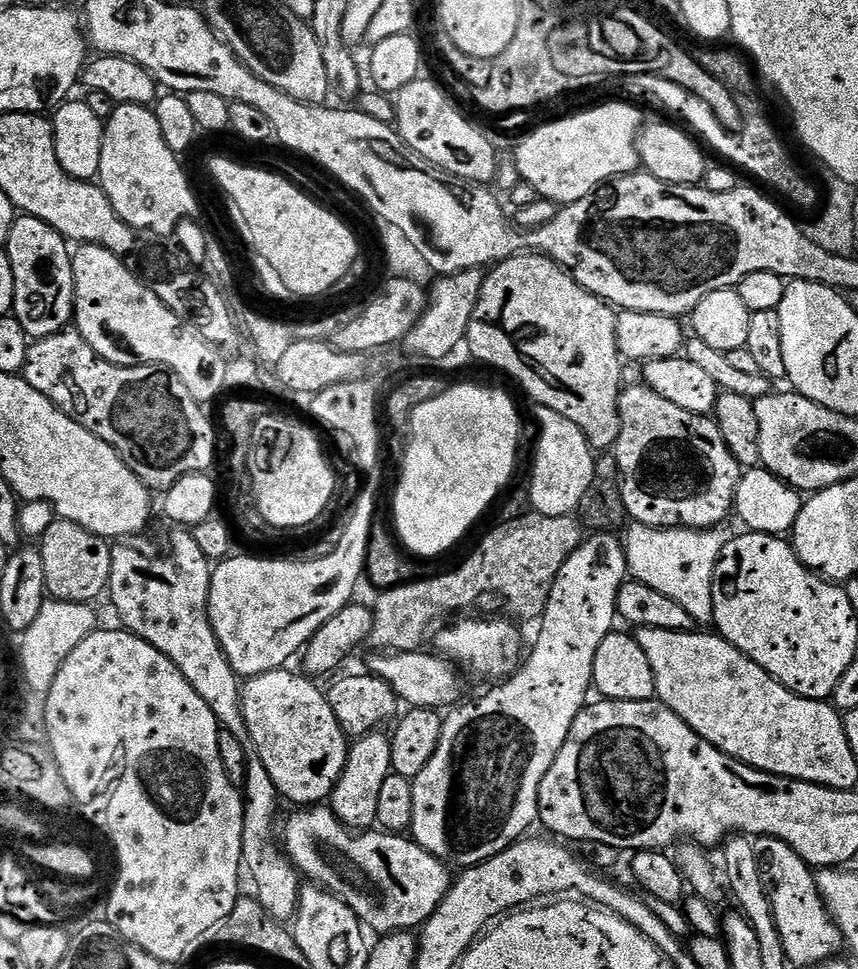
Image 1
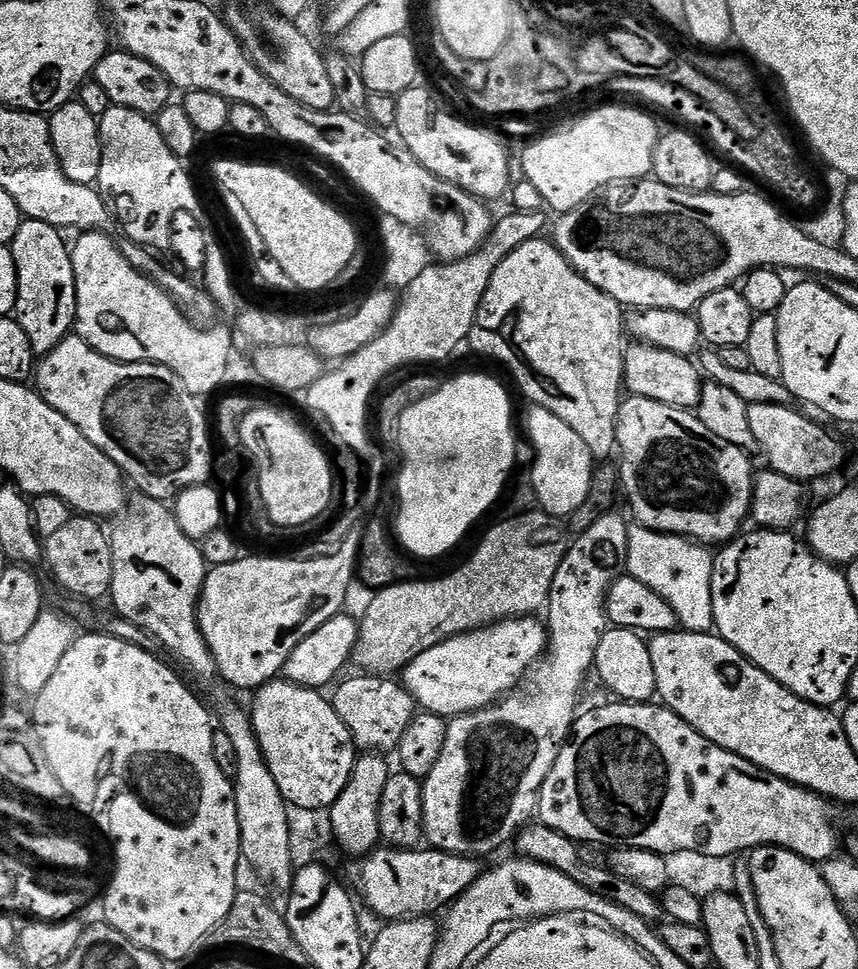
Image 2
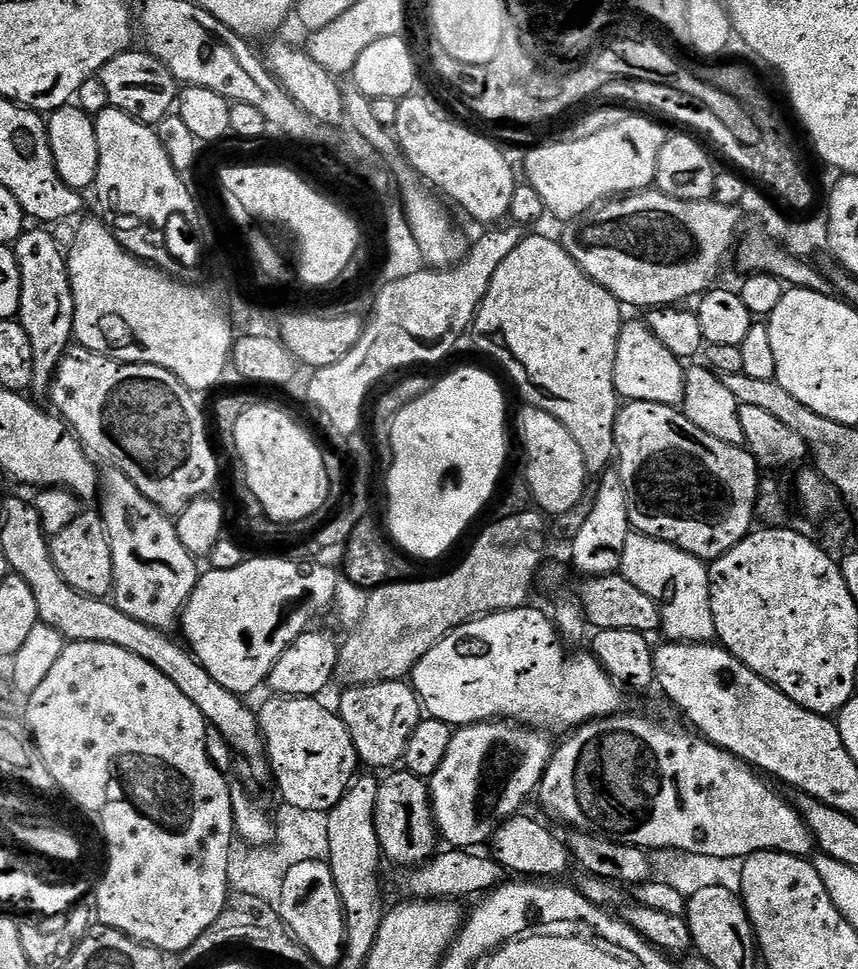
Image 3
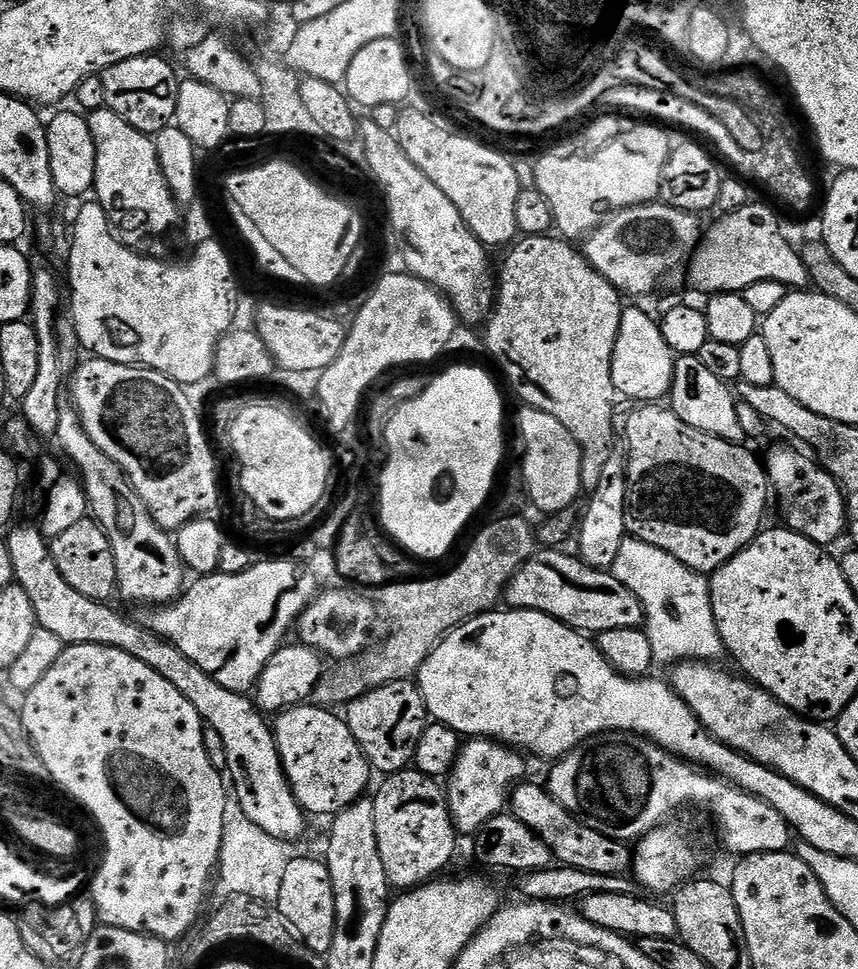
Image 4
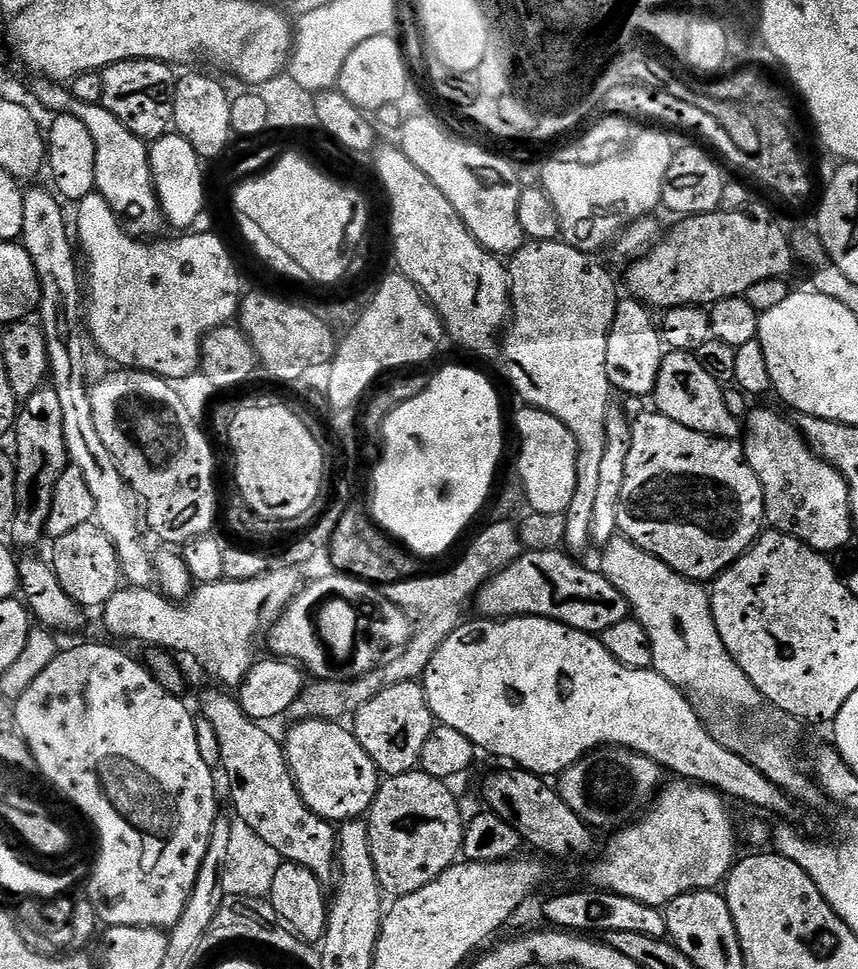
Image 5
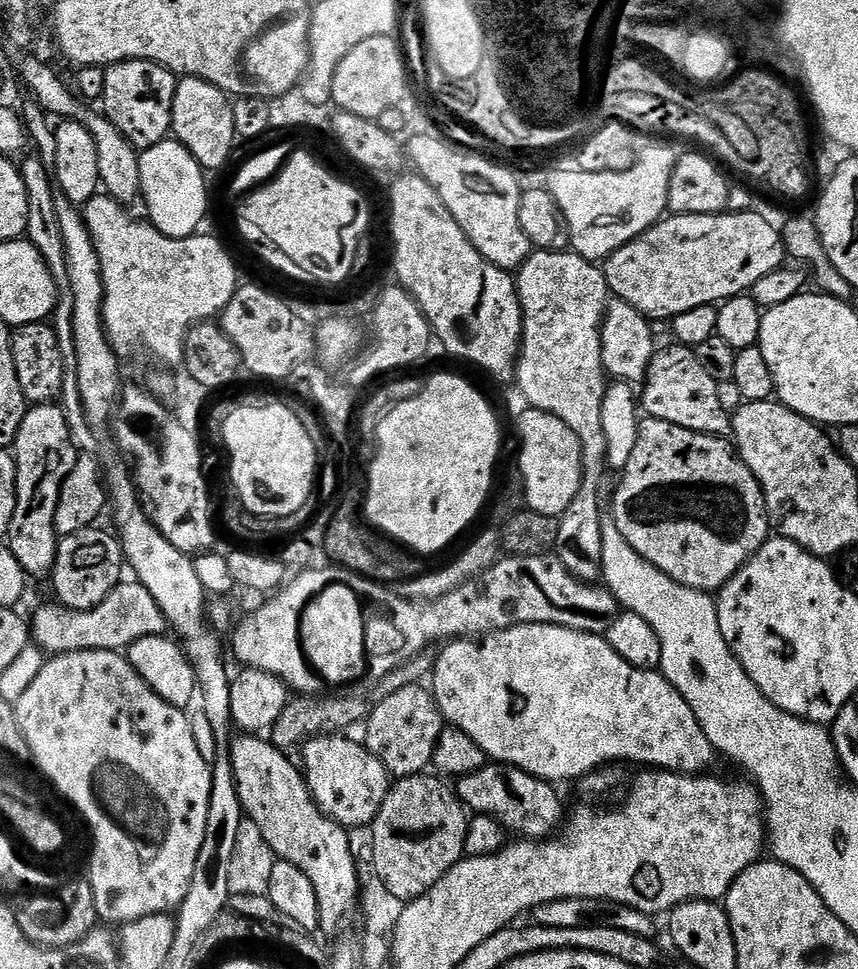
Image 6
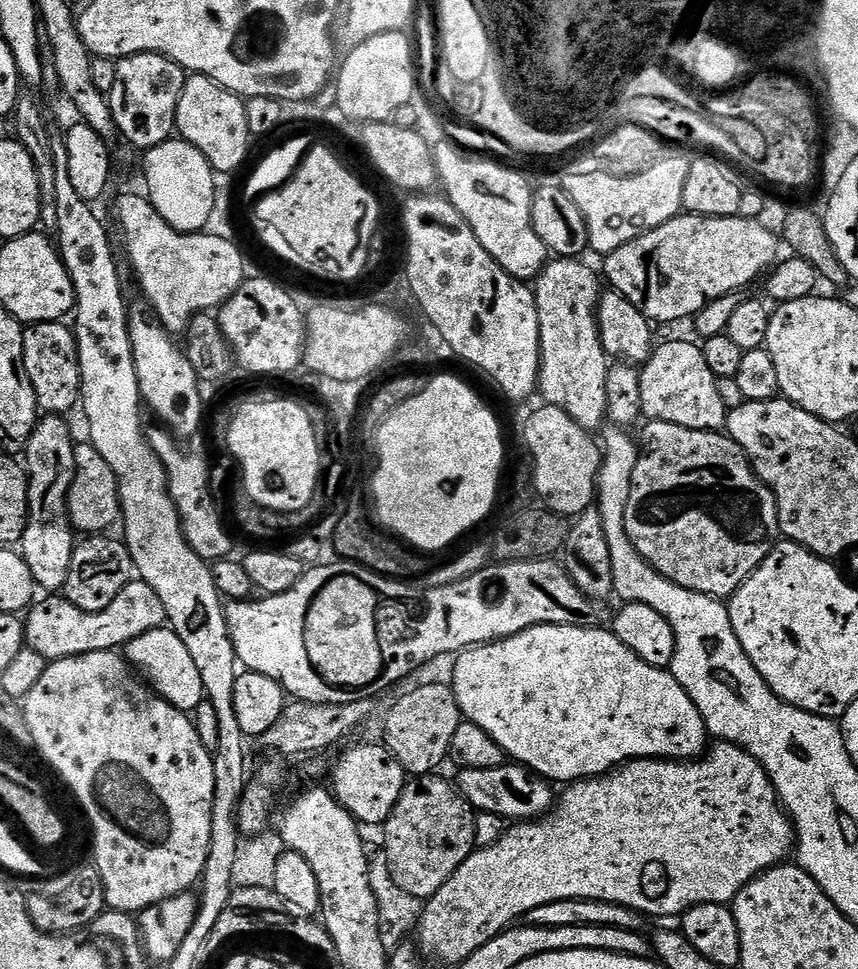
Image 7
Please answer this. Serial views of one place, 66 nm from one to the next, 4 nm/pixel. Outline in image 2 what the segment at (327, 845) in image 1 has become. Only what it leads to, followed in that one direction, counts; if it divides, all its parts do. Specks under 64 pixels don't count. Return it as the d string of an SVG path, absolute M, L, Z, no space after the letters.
M387 846L377 847L375 850L369 852L359 861L360 864L360 896L368 903L368 908L376 916L381 916L381 921L391 922L394 920L406 920L413 916L427 916L431 917L432 912L439 913L441 910L447 909L449 904L453 904L462 893L465 892L474 881L480 877L482 871L481 861L471 856L455 856L449 852L437 852L435 850L427 850L428 852L420 852L421 850L409 850L406 848L390 848Z

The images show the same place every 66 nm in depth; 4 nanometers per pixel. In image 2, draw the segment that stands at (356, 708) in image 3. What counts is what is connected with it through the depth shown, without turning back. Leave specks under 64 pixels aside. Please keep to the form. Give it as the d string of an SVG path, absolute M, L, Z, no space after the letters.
M355 675L349 680L341 679L335 685L336 693L330 696L332 708L338 718L342 718L346 730L350 730L352 740L361 753L391 753L402 742L402 734L406 734L406 726L410 726L412 717L417 715L418 705L399 679Z

